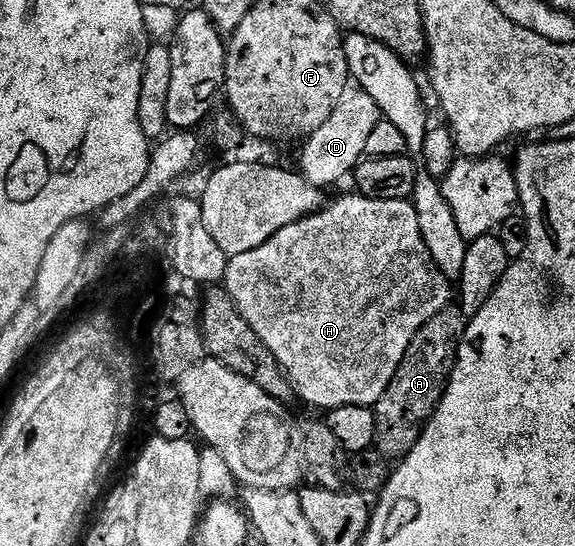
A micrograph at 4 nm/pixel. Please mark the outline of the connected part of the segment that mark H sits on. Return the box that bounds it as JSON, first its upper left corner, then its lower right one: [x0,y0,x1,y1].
[223,195,451,411]

